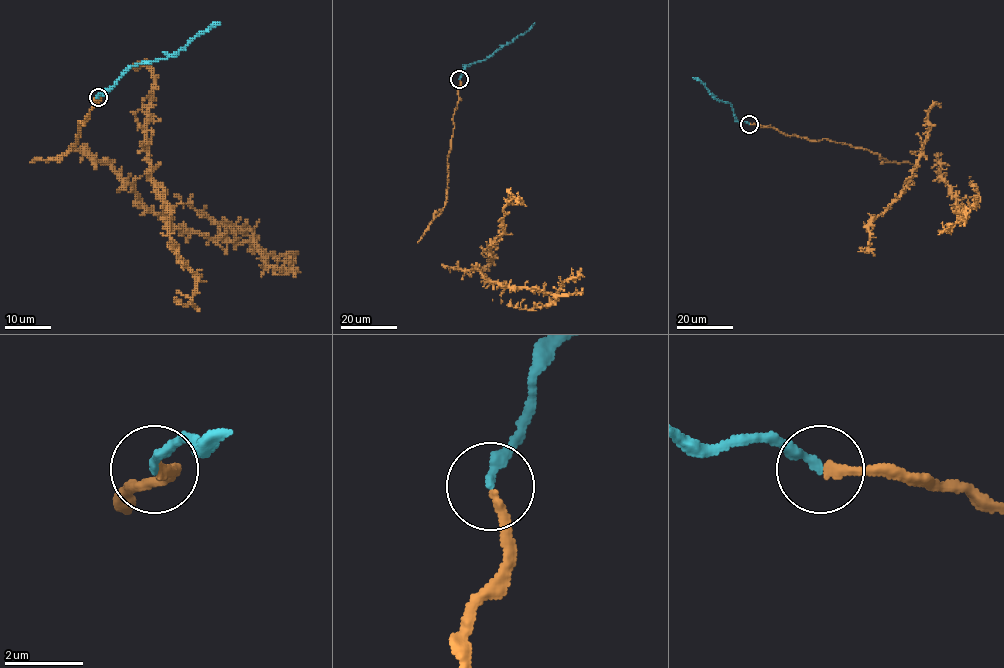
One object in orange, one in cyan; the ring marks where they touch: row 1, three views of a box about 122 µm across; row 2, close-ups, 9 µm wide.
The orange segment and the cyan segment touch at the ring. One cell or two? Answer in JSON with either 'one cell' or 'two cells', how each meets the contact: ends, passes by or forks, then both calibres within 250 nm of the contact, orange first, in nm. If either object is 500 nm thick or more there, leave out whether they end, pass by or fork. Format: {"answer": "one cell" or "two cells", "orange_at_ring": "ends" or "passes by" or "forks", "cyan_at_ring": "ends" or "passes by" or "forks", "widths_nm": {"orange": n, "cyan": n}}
{"answer": "one cell", "orange_at_ring": "ends", "cyan_at_ring": "ends", "widths_nm": {"orange": 240, "cyan": 240}}

